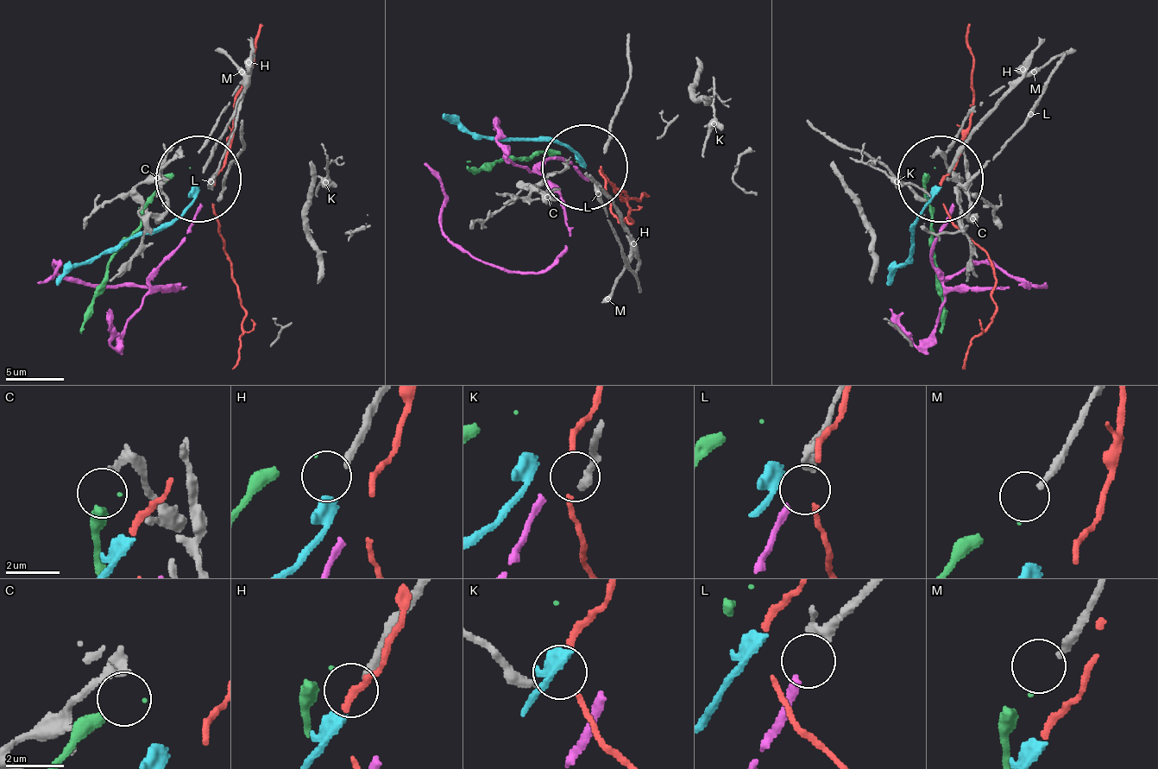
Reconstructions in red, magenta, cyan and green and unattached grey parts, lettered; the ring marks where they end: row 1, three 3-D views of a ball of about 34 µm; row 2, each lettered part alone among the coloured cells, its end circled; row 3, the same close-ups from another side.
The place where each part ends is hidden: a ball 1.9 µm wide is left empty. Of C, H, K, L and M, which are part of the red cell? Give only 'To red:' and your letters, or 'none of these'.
To red: K

